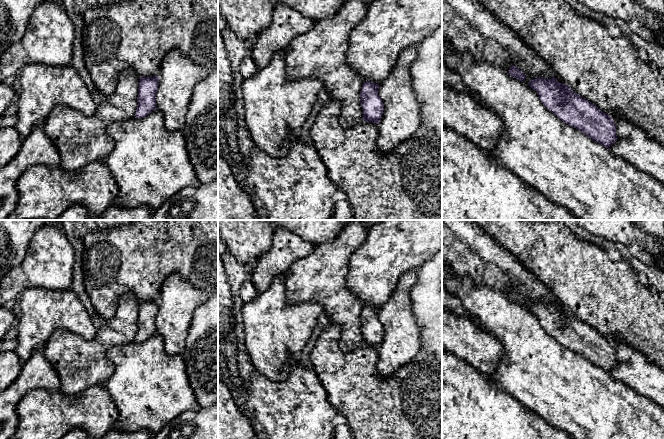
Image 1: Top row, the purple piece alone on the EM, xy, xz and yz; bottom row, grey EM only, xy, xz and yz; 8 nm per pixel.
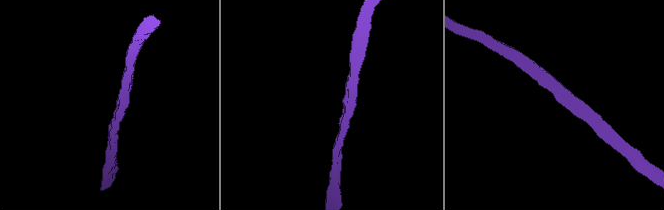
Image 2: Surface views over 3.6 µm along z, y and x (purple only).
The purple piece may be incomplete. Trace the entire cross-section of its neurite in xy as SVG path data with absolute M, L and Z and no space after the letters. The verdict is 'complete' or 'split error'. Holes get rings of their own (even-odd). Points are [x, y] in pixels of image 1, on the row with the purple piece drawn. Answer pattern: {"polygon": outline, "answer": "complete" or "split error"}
{"polygon": "M159 76L140 77L135 118L144 118L157 109L156 93Z", "answer": "complete"}

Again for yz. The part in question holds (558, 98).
{"polygon": "M538 77L529 81L529 86L537 92L543 105L564 123L580 130L587 137L608 148L615 143L618 138L616 135L616 125L612 118L602 112L596 105L581 97L569 86L557 81L555 77L544 79Z", "answer": "complete"}

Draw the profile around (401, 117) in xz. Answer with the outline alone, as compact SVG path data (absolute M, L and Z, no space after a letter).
M418 46L402 51L388 77L379 85L378 94L384 110L378 124L376 144L383 154L412 138L422 125L421 103L416 97L410 74L417 56Z

